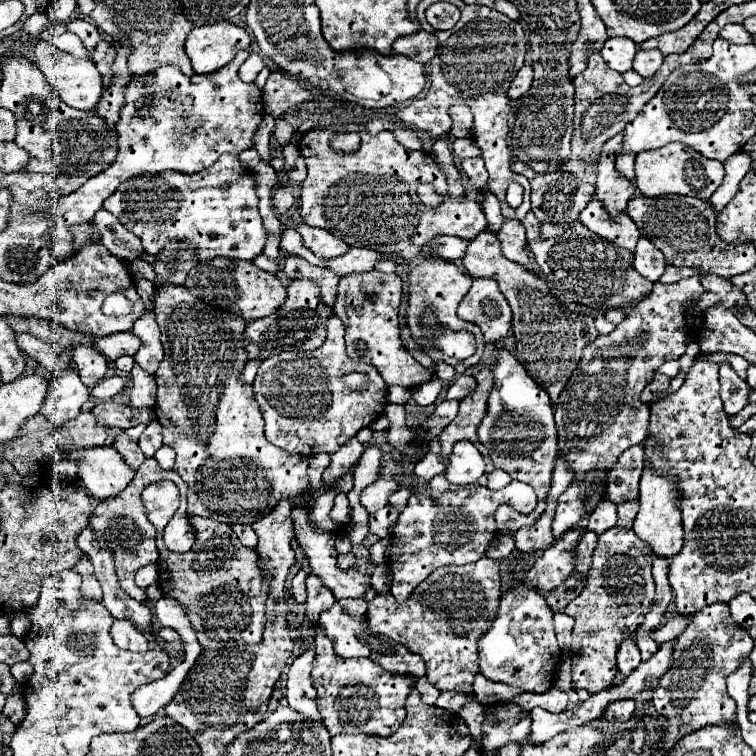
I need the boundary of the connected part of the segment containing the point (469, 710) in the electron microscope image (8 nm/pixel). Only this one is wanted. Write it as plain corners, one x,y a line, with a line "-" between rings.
475,697
469,699
469,703
461,709
459,717
467,723
473,741
479,745
479,741
481,741
481,723
483,723
483,707
479,703
475,703

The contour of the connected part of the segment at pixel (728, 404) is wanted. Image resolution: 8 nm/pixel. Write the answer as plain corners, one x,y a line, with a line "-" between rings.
729,365
719,367
719,381
721,381
721,399
725,413
737,415
745,405
749,397
749,385
735,375
735,371

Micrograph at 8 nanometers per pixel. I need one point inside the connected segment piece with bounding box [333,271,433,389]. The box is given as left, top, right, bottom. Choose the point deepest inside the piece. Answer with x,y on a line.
368,303

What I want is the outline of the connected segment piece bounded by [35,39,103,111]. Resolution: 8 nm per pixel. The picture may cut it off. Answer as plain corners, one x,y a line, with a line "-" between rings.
39,39
37,45
35,45
35,63
45,73
51,87
59,93
59,97
69,107
89,111
89,109
93,109
97,105
97,101
99,101
101,93
103,93
103,85
101,85
99,71
95,69
95,63
91,59
75,59
73,55
57,49
51,41

